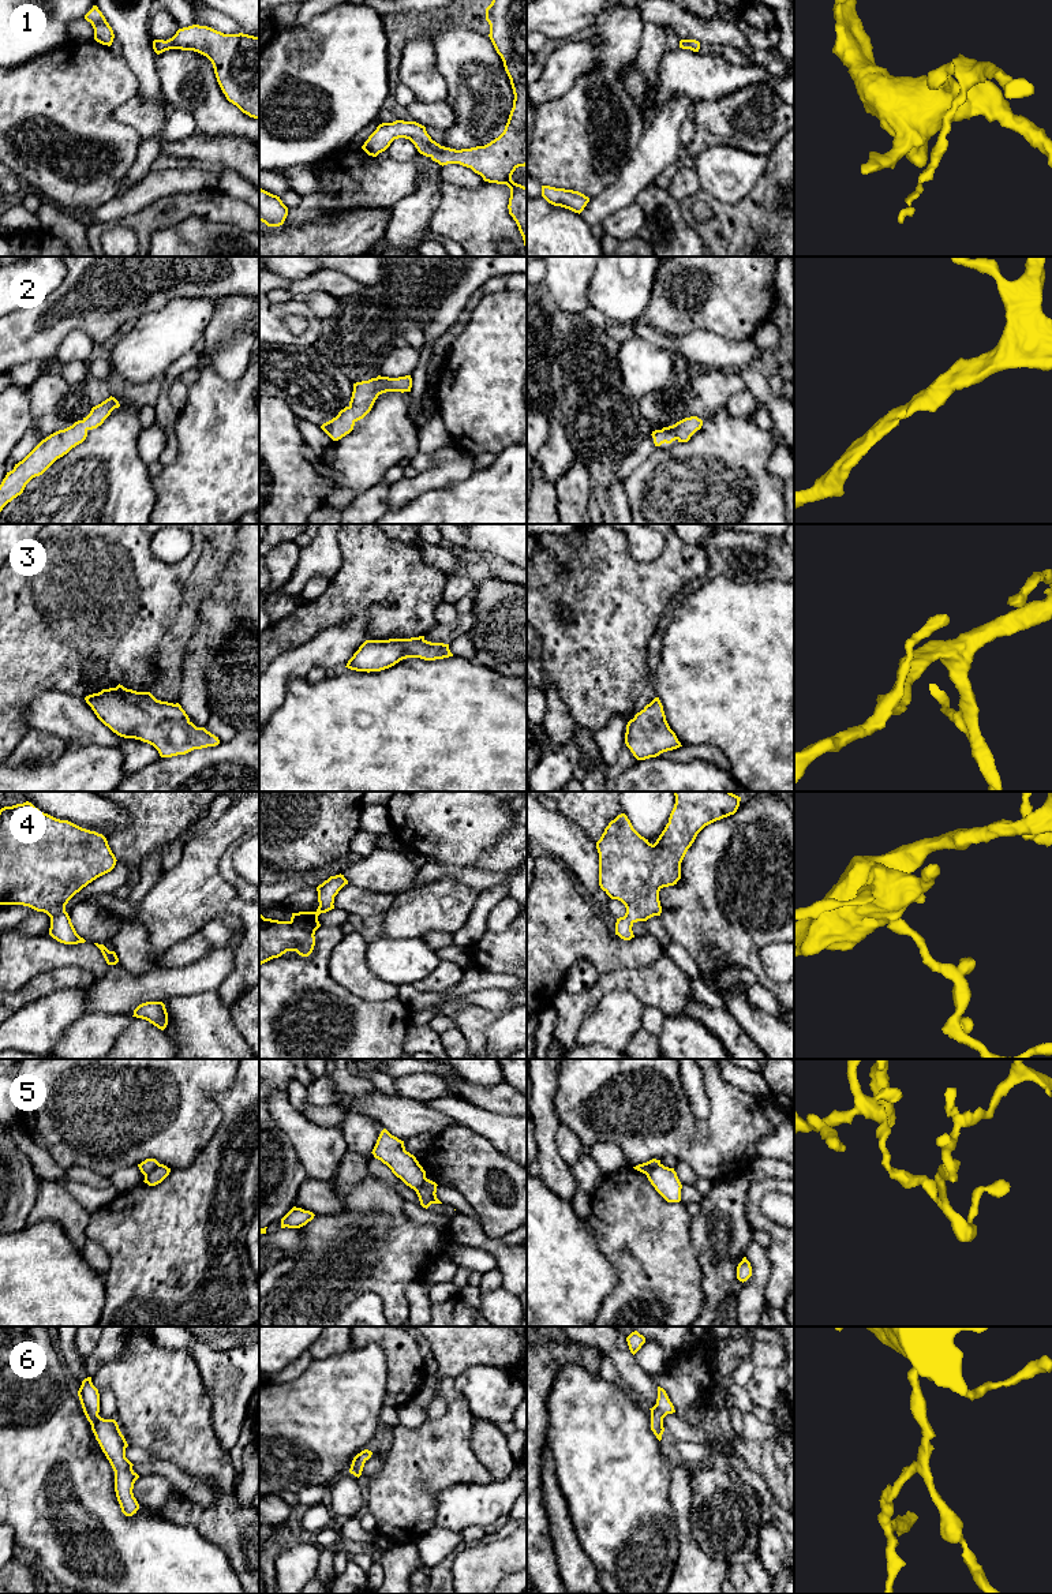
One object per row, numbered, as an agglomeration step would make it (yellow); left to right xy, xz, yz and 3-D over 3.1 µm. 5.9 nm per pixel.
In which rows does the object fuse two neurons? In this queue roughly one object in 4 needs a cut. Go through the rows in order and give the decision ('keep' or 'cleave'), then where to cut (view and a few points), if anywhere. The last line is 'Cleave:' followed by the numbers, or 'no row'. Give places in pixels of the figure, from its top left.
1: keep | no cut
2: keep | no cut
3: keep | no cut
4: keep | no cut
5: cleave | yz (659, 1163), (646, 1174)
6: keep | no cut
Cleave: 5

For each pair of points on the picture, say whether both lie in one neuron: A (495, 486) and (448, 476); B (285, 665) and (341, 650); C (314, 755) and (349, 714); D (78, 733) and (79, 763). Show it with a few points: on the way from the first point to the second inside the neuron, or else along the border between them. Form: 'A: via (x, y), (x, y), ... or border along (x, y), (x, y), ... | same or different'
A: border along (476, 470), (449, 486), (433, 490) | different
B: via (299, 661), (310, 654), (328, 654) | same
C: via (324, 745), (345, 723) | same
D: border along (70, 743), (109, 747) | different

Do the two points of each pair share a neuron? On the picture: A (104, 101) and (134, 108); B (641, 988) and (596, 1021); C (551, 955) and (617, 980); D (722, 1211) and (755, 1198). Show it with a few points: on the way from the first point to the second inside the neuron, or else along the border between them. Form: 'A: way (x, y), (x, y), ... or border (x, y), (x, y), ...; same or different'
A: border (134, 96), (112, 118), (137, 131); different
B: border (601, 998), (616, 990), (626, 990), (643, 1005); different
C: border (632, 968), (617, 968), (599, 975); different
D: border (749, 1183), (747, 1219), (753, 1230); different

